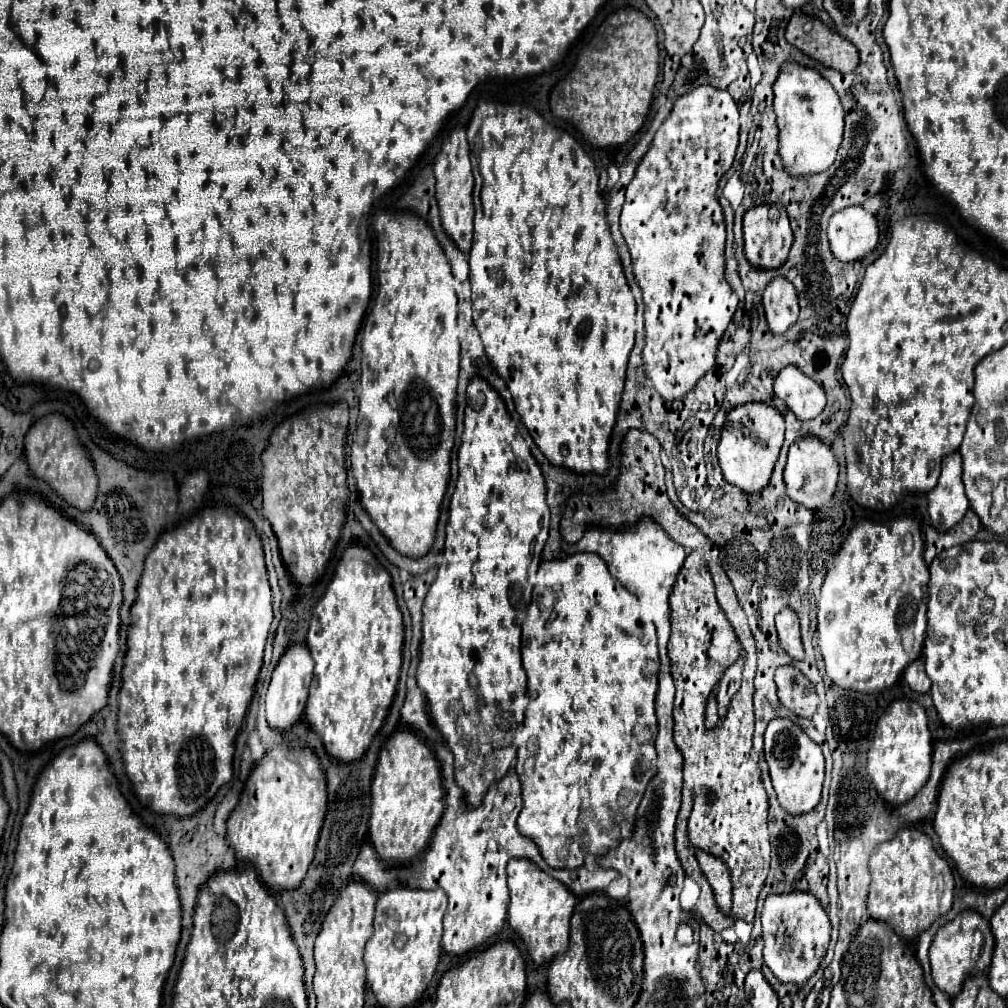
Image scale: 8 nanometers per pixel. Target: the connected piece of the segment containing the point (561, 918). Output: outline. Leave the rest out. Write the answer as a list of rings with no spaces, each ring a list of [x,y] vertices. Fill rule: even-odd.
[[[512,858],[508,862],[508,886],[510,886],[510,906],[508,922],[524,940],[532,960],[536,964],[562,954],[568,946],[568,924],[570,914],[576,906],[576,896],[562,886],[556,878],[540,870],[530,858]]]

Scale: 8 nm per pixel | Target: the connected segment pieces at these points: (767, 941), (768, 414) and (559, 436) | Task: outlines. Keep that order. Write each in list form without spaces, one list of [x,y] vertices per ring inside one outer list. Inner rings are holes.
[[[806,892],[770,894],[762,910],[764,962],[782,984],[806,984],[818,970],[830,942],[830,920],[818,900]]]
[[[746,404],[734,408],[726,416],[726,426],[722,428],[722,436],[718,442],[718,462],[724,474],[724,480],[732,486],[738,486],[746,494],[760,492],[774,470],[780,448],[784,442],[784,418],[766,404]]]
[[[480,100],[466,128],[466,134],[470,142],[472,172],[476,180],[480,182],[480,202],[482,202],[482,216],[474,218],[474,240],[468,254],[470,284],[472,284],[472,312],[474,312],[474,326],[480,332],[482,344],[486,348],[486,356],[490,358],[500,378],[508,384],[508,390],[514,398],[518,414],[522,416],[528,432],[532,434],[538,448],[546,454],[546,458],[574,472],[604,474],[608,468],[608,456],[606,456],[608,440],[616,420],[618,402],[624,390],[628,356],[634,348],[636,300],[624,278],[622,262],[616,252],[614,240],[610,236],[610,228],[606,222],[606,202],[598,188],[596,166],[574,136],[570,136],[566,130],[554,128],[534,108],[522,106],[522,104],[502,104],[492,100]]]

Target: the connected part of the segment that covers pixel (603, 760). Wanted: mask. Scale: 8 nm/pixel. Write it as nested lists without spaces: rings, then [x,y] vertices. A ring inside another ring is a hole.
[[[572,554],[562,560],[550,560],[542,562],[538,568],[538,582],[532,592],[532,602],[528,606],[528,616],[522,624],[522,664],[528,676],[528,716],[530,716],[530,740],[518,748],[516,752],[516,774],[522,784],[522,810],[518,816],[518,830],[520,834],[532,838],[546,862],[552,868],[580,868],[584,864],[584,858],[588,850],[592,848],[592,854],[604,854],[608,848],[614,848],[620,840],[630,838],[636,808],[642,800],[644,788],[654,776],[654,736],[656,736],[656,714],[654,714],[654,700],[656,700],[656,686],[658,686],[658,648],[656,648],[656,628],[650,620],[646,620],[636,604],[636,598],[630,596],[630,592],[614,582],[610,572],[606,570],[606,562],[598,558],[598,554]],[[638,726],[638,736],[634,736],[634,728]]]

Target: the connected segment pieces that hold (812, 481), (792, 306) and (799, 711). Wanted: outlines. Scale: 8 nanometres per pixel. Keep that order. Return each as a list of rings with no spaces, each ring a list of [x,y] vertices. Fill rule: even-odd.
[[[798,438],[798,442],[794,442],[794,446],[790,446],[788,462],[784,468],[784,486],[786,486],[786,494],[792,502],[796,502],[798,506],[802,506],[810,512],[818,512],[832,502],[836,482],[838,482],[838,462],[822,440]]]
[[[776,278],[764,290],[762,306],[766,312],[768,328],[774,336],[782,336],[798,320],[798,298],[794,286],[786,278]]]
[[[778,668],[776,670],[778,700],[798,718],[812,718],[818,708],[818,696],[812,690],[812,684],[796,668]]]

